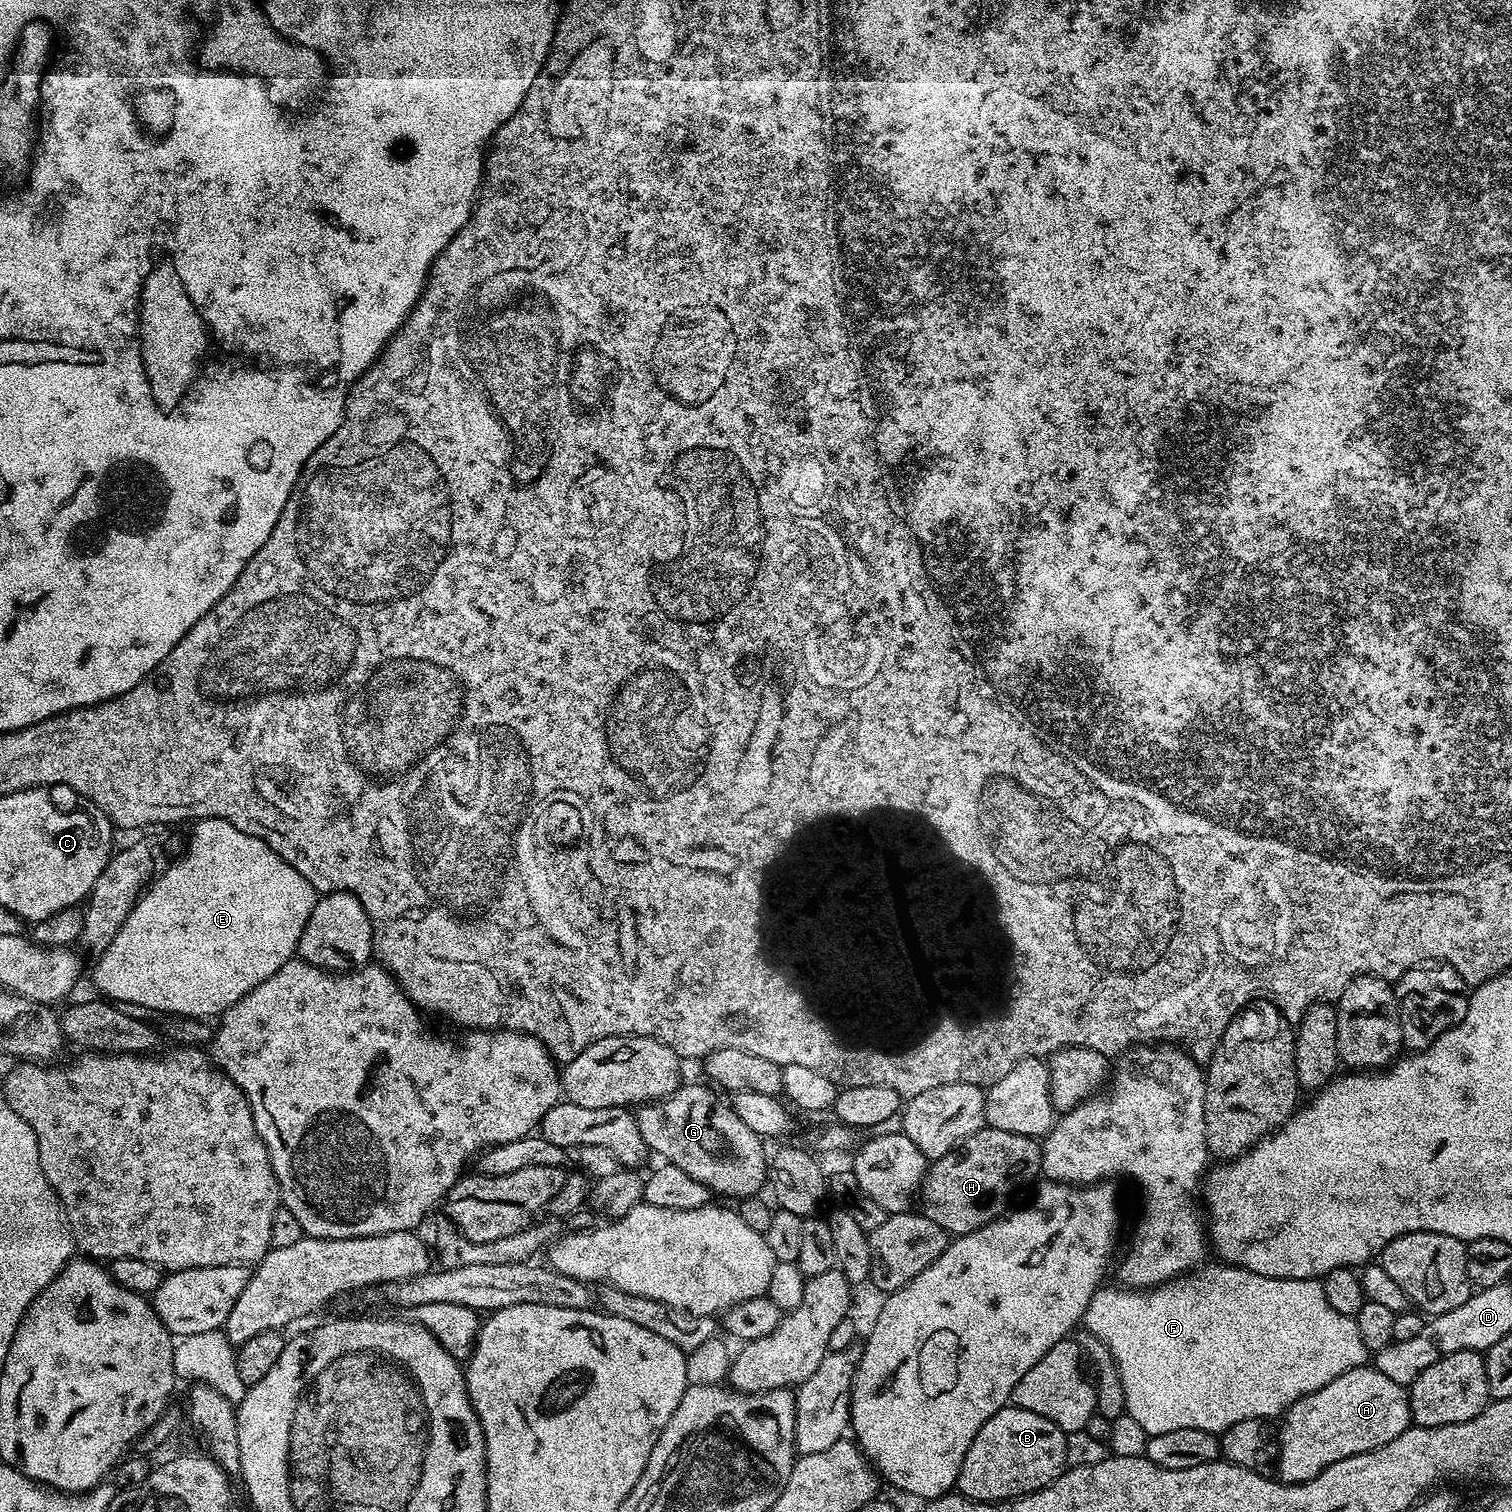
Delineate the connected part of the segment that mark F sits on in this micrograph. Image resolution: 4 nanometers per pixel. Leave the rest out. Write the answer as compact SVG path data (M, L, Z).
M1205 1263L1185 1275L1143 1290L1133 1290L1127 1286L1117 1286L1118 1288L1101 1286L1094 1294L1094 1298L1090 1298L1090 1306L1086 1306L1083 1327L1088 1327L1085 1328L1087 1335L1098 1338L1103 1351L1113 1356L1125 1391L1124 1411L1142 1426L1147 1437L1166 1434L1170 1430L1206 1430L1222 1434L1230 1426L1246 1422L1246 1418L1259 1420L1268 1420L1273 1418L1272 1416L1280 1418L1300 1396L1310 1394L1314 1390L1322 1390L1322 1386L1334 1382L1334 1378L1338 1378L1343 1372L1348 1372L1351 1368L1363 1368L1369 1363L1370 1353L1359 1337L1355 1319L1339 1313L1331 1306L1326 1298L1324 1285L1319 1279L1283 1280L1254 1274L1236 1264L1215 1263Z

